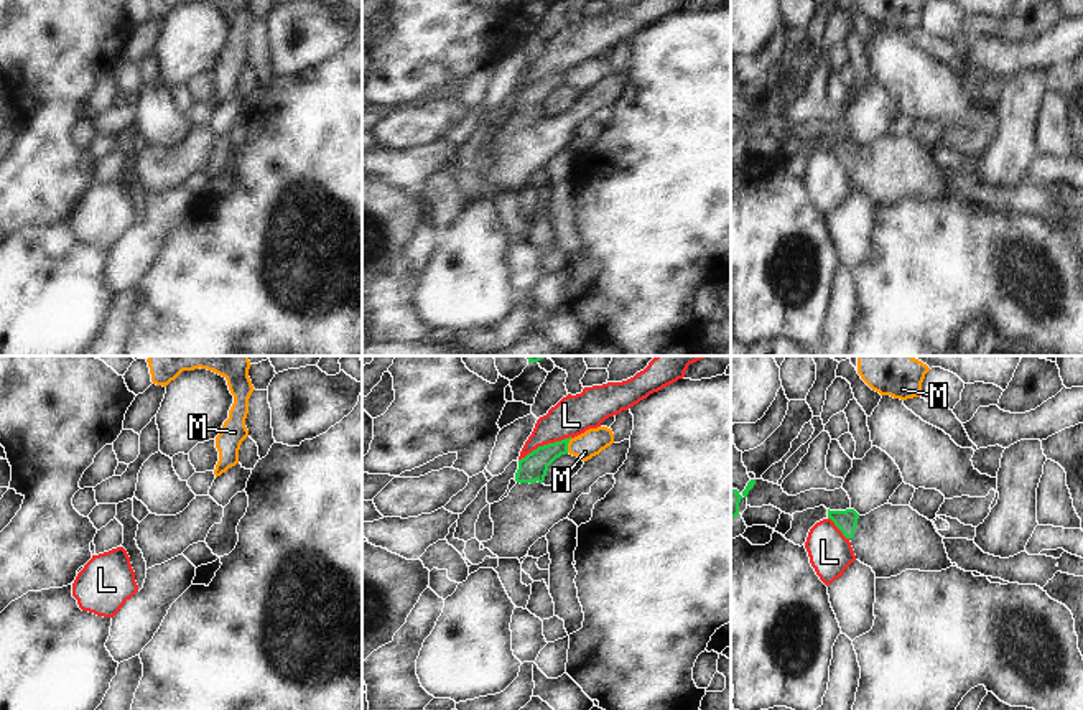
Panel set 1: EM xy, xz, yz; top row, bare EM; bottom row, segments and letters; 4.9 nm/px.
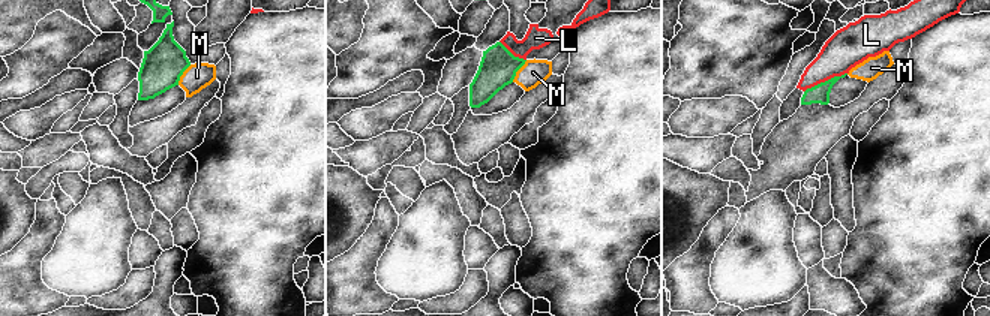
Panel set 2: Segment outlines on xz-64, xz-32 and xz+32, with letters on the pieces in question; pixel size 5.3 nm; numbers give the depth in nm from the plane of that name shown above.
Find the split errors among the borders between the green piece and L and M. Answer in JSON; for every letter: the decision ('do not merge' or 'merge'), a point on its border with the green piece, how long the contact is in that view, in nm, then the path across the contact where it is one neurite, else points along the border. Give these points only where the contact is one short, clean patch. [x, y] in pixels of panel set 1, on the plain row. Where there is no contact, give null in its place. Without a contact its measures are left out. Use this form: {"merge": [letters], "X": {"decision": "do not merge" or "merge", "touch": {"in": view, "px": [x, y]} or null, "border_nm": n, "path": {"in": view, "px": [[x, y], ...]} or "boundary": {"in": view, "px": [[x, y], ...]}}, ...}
{"merge": [], "L": {"decision": "do not merge", "touch": {"in": "xz", "px": [545, 76]}, "border_nm": 280, "boundary": {"in": "xz", "px": [[571, 68], [539, 76], [519, 91]]}}, "M": {"decision": "do not merge", "touch": {"in": "xz", "px": [567, 76]}, "border_nm": 80, "boundary": {"in": "xz", "px": [[571, 70], [567, 83]]}}}

